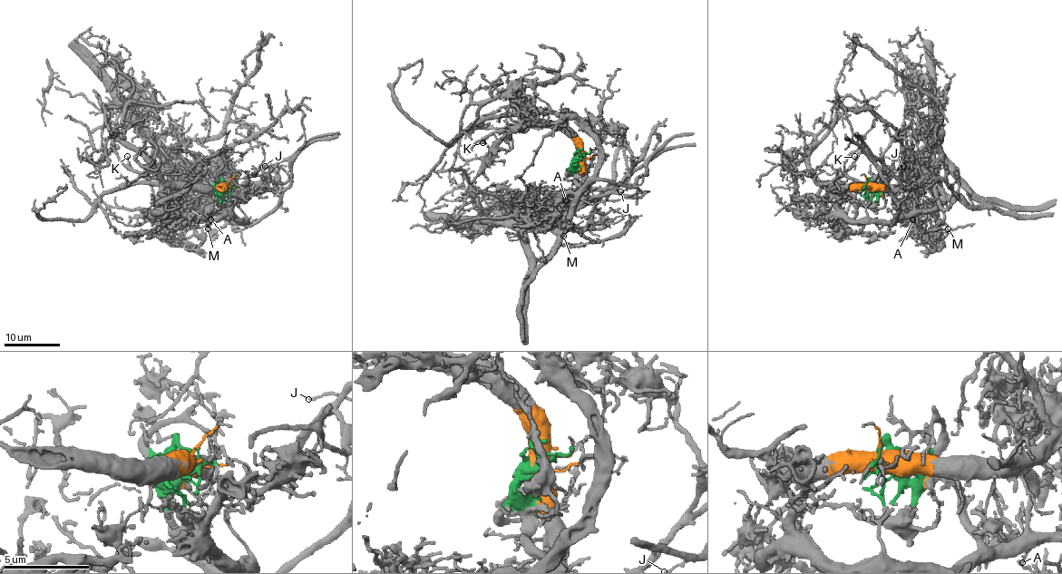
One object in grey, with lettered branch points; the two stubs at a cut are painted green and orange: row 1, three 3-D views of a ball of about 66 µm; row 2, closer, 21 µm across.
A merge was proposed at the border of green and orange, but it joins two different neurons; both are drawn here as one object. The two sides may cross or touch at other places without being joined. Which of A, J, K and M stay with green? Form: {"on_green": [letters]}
{"on_green": ["A", "M"]}

